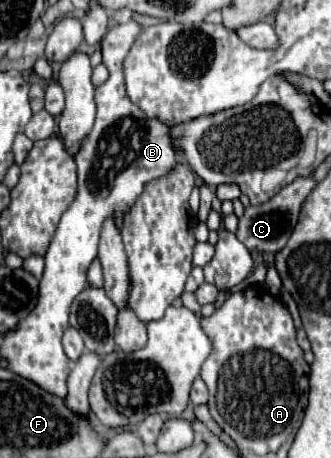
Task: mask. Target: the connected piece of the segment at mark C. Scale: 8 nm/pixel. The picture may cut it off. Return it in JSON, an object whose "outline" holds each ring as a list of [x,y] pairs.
{"outline":[[[298,177],[294,183],[282,187],[272,199],[268,199],[262,205],[250,205],[244,209],[244,215],[238,223],[238,231],[236,237],[248,247],[248,251],[256,251],[256,253],[276,253],[282,251],[288,237],[292,235],[296,223],[298,223],[298,213],[300,207],[306,199],[306,195],[312,191],[314,187],[314,179],[312,177]]]}

